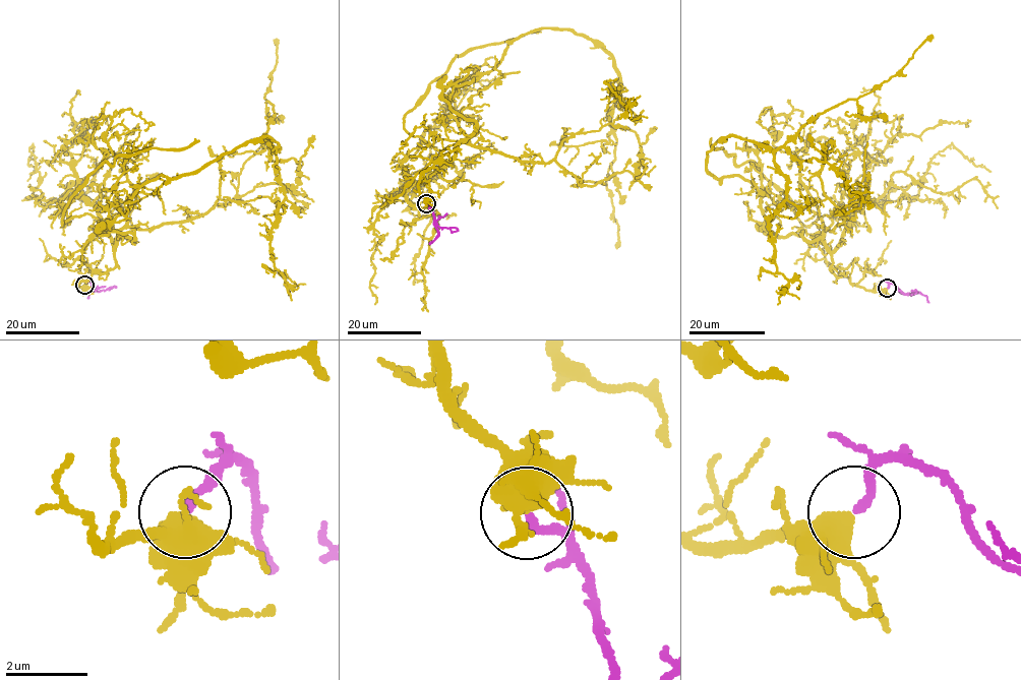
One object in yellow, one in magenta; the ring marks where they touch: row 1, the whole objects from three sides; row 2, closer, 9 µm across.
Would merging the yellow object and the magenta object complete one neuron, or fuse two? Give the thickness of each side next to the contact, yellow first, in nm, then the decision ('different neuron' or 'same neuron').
400 nm thick on the yellow side, 200 nm on the other; same neuron

